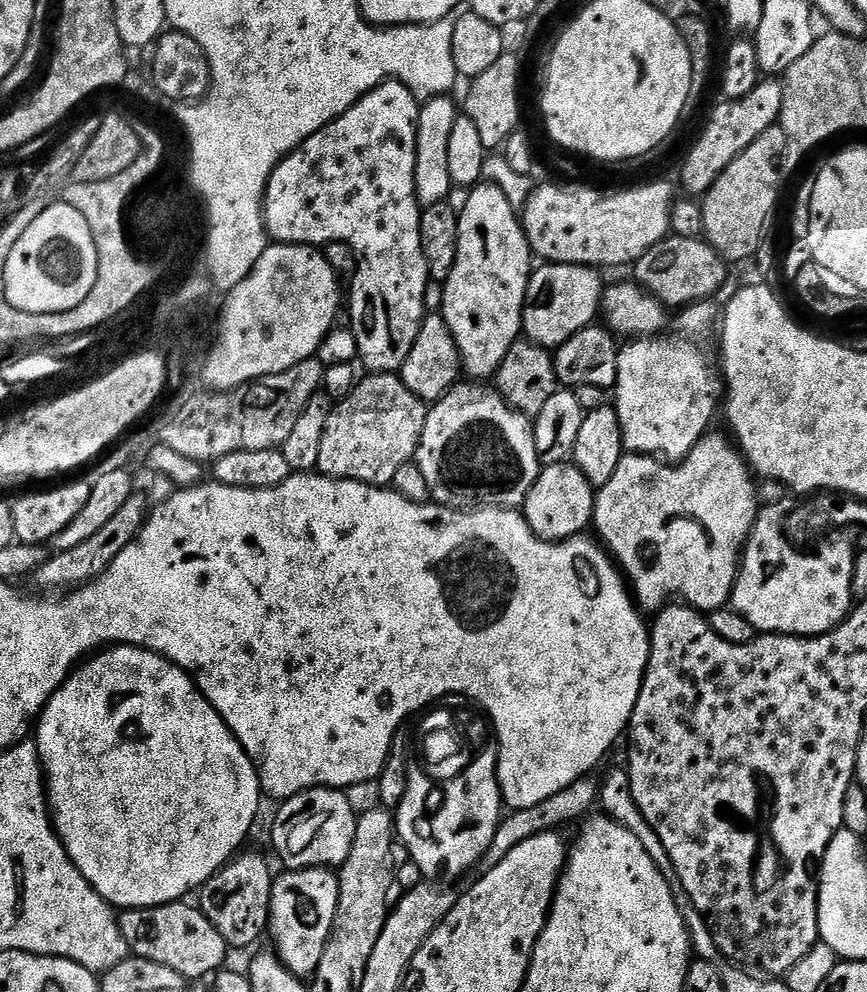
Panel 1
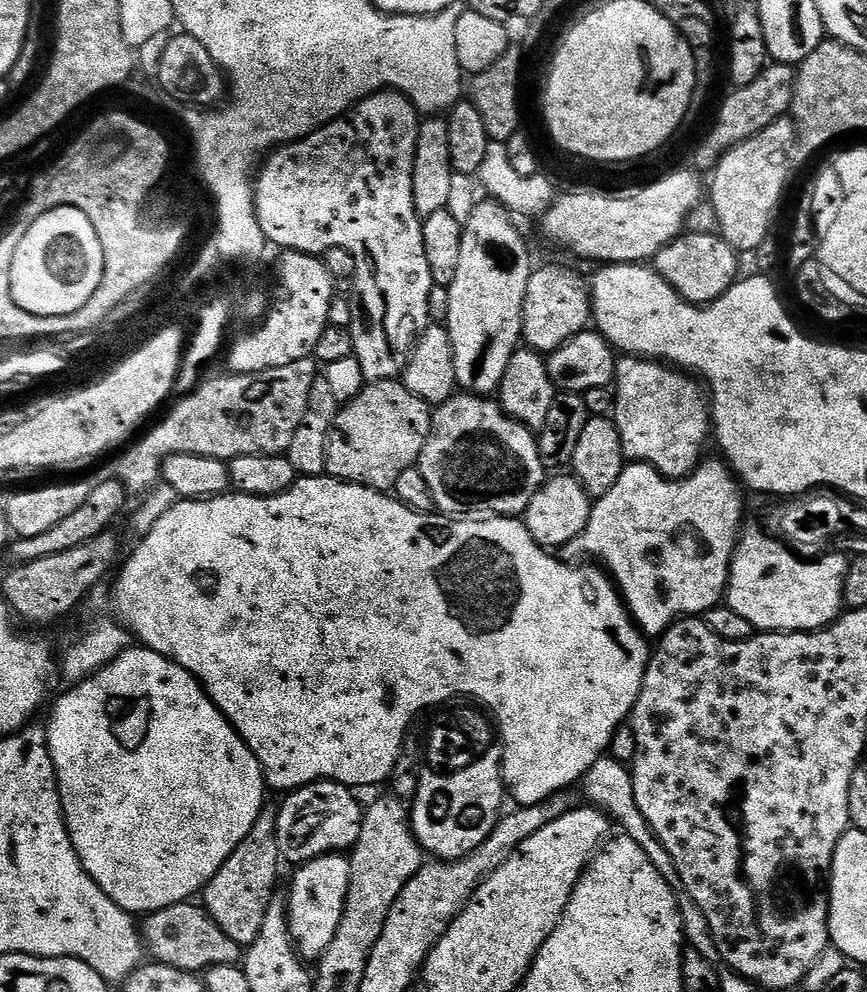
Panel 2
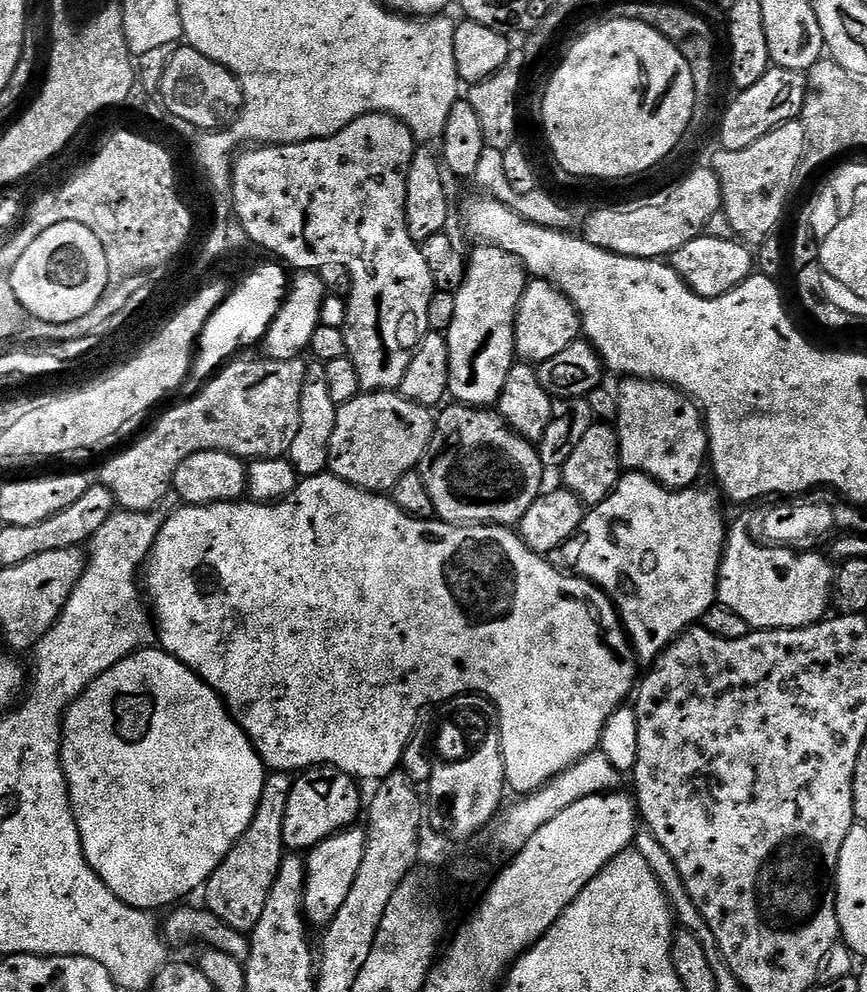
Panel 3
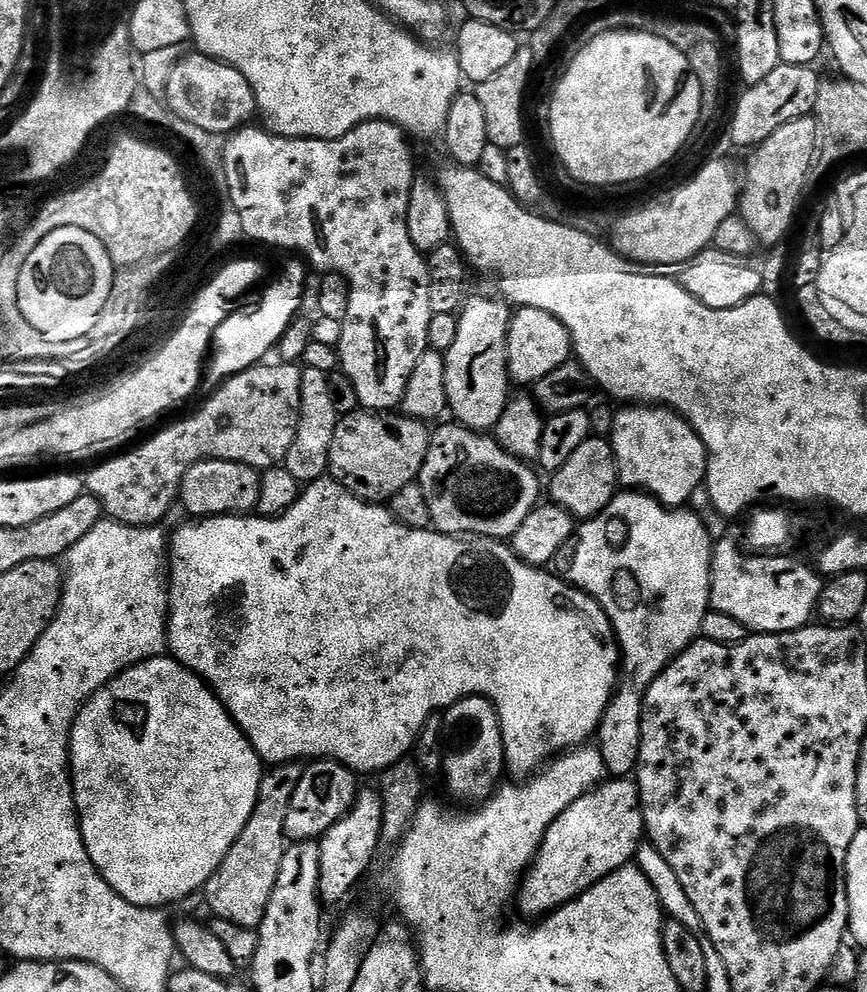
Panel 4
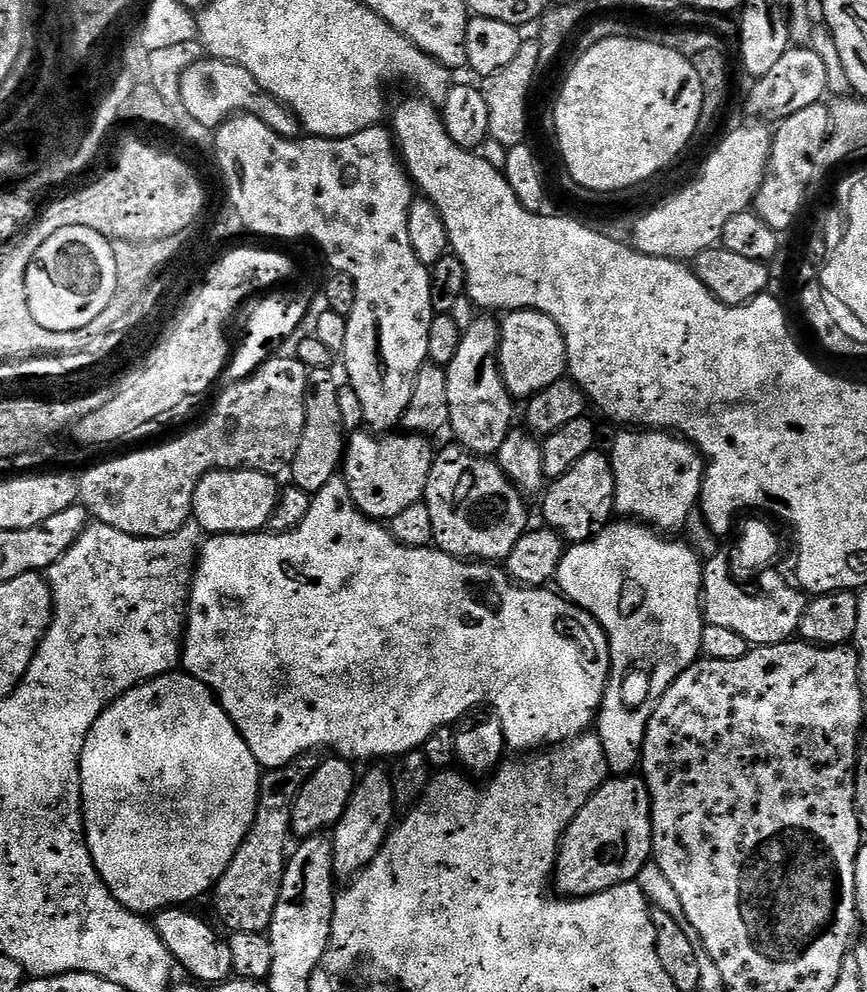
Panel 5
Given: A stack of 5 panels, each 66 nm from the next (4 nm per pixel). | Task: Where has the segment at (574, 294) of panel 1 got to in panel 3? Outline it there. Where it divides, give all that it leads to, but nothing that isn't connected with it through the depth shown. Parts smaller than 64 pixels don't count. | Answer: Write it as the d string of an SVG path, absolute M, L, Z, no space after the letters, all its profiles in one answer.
M535 278L527 281L524 297L516 310L516 354L521 361L539 366L554 354L562 354L566 346L581 339L582 325L580 314L569 302L568 297L554 284Z

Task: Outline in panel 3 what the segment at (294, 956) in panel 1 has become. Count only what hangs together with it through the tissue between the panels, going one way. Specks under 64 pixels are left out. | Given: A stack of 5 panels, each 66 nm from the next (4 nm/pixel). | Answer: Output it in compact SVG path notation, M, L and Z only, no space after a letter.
M353 826L336 836L323 840L306 856L306 882L304 883L304 915L309 925L326 926L342 910L342 902L350 895L350 886L358 878L358 866L362 866L362 854L366 854L367 831Z

